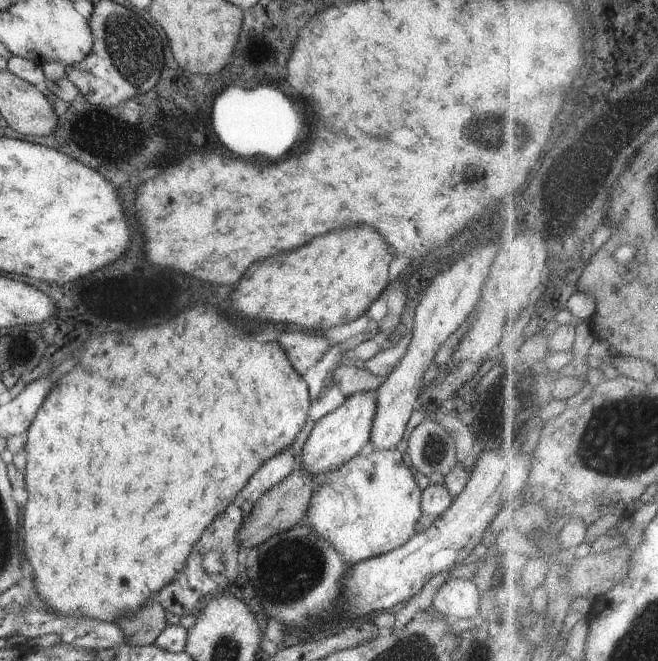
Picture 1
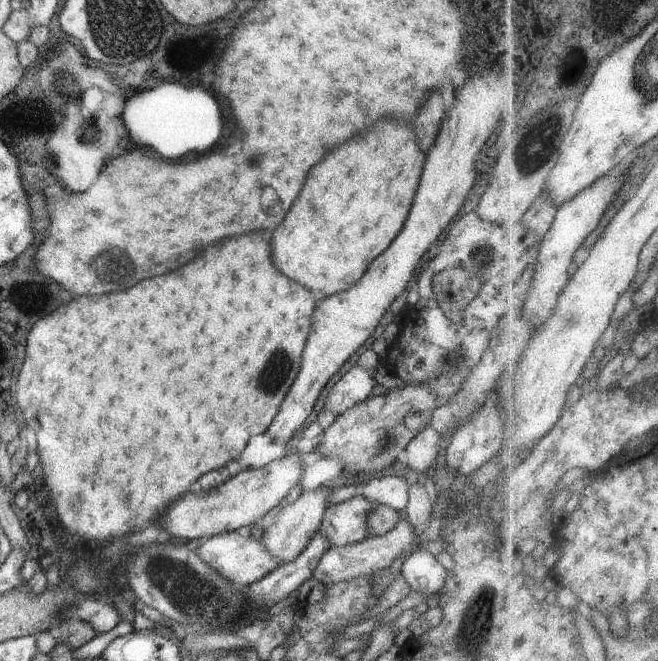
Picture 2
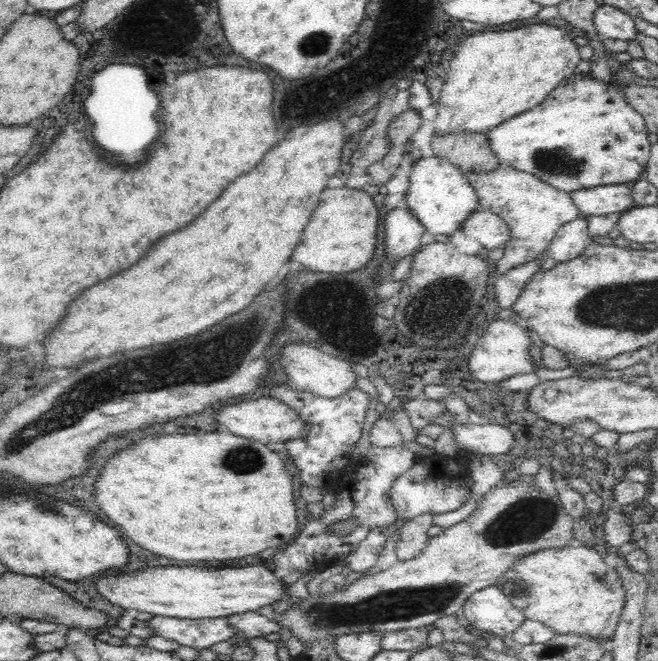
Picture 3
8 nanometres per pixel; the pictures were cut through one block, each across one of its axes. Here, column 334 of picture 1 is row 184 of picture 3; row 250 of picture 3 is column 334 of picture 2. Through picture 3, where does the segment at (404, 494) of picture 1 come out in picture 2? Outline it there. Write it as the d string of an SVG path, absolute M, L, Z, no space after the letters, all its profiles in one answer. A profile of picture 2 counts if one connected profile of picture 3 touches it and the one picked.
M361 494L346 501L327 506L320 530L331 546L353 545L371 536L367 529L367 514L378 505Z

